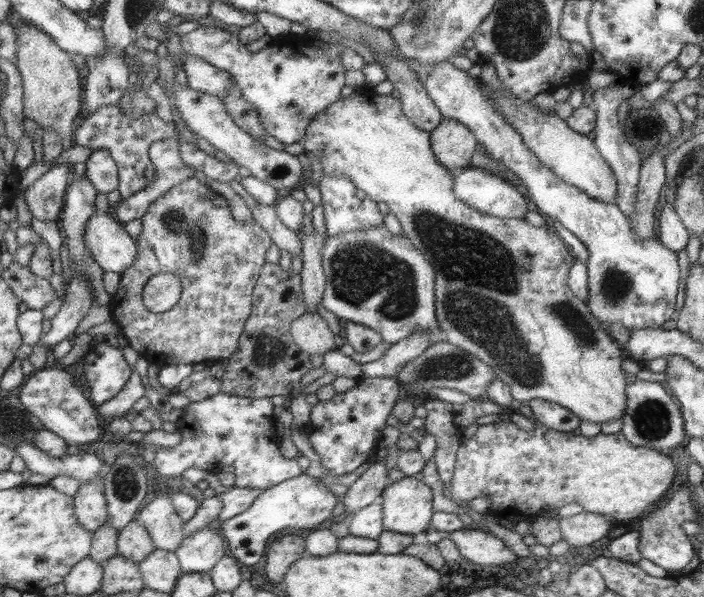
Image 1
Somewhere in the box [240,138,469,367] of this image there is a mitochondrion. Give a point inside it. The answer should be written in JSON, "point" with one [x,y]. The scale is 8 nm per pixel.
{"point":[360,272]}

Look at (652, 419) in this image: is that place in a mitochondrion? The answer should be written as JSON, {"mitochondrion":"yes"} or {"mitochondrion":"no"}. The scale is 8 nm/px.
{"mitochondrion":"yes"}

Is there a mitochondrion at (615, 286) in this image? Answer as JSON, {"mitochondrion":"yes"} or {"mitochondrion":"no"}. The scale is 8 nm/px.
{"mitochondrion":"yes"}

